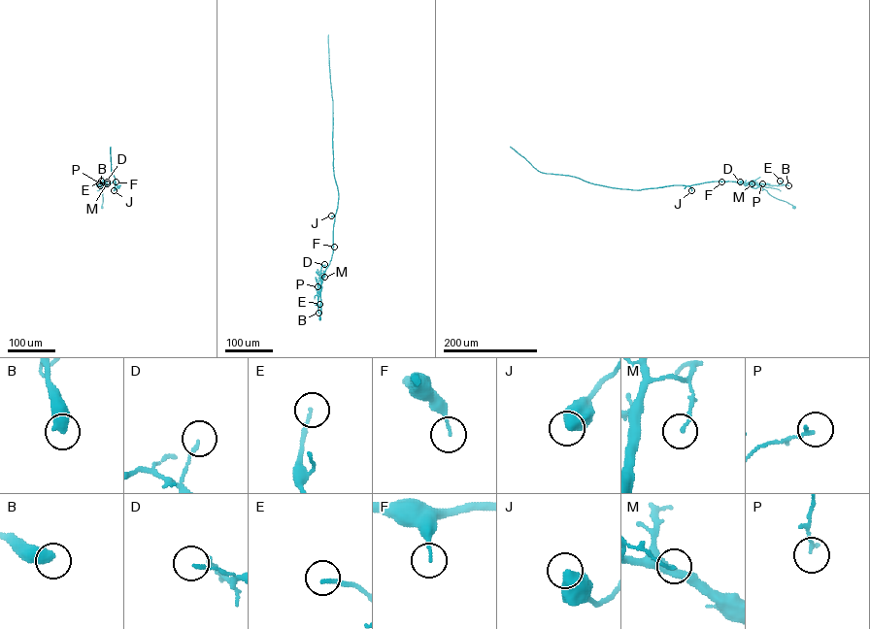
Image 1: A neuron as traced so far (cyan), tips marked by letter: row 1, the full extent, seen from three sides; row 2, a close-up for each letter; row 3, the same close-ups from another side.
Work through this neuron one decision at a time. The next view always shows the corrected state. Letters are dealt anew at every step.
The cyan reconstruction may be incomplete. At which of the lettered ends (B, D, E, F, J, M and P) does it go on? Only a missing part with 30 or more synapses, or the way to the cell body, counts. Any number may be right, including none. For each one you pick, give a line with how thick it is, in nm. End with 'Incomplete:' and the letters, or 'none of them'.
Incomplete: none of them

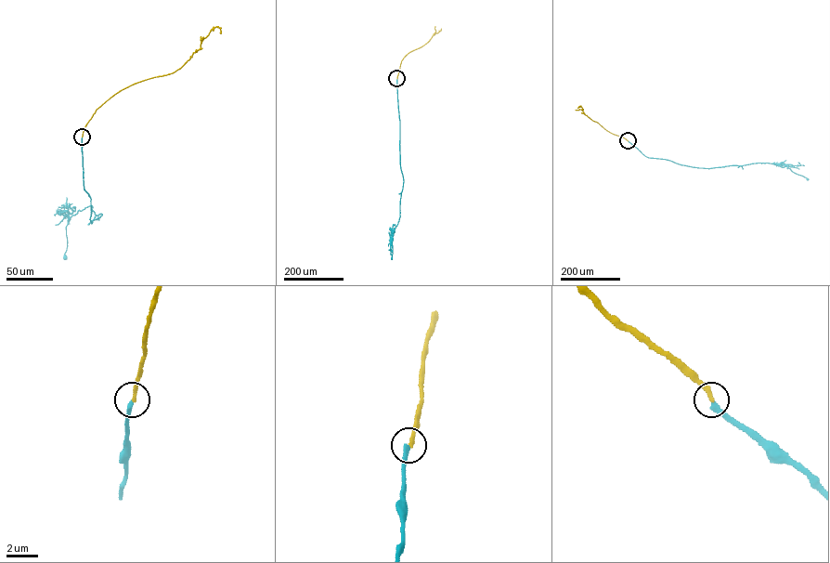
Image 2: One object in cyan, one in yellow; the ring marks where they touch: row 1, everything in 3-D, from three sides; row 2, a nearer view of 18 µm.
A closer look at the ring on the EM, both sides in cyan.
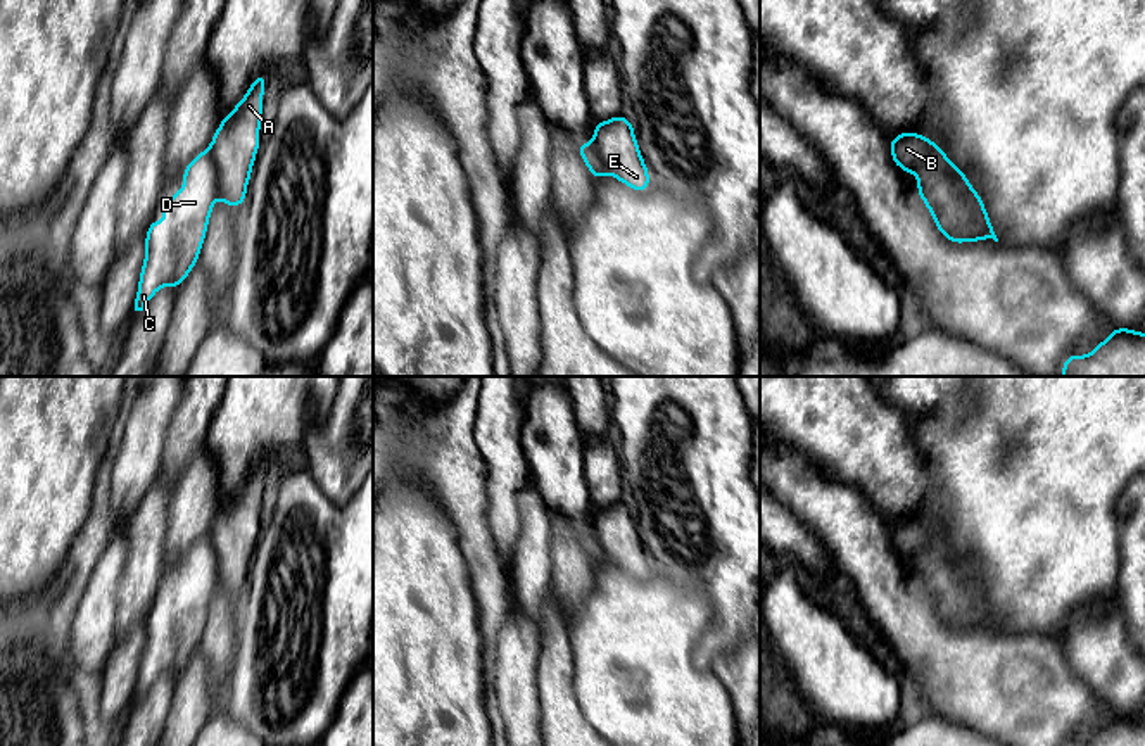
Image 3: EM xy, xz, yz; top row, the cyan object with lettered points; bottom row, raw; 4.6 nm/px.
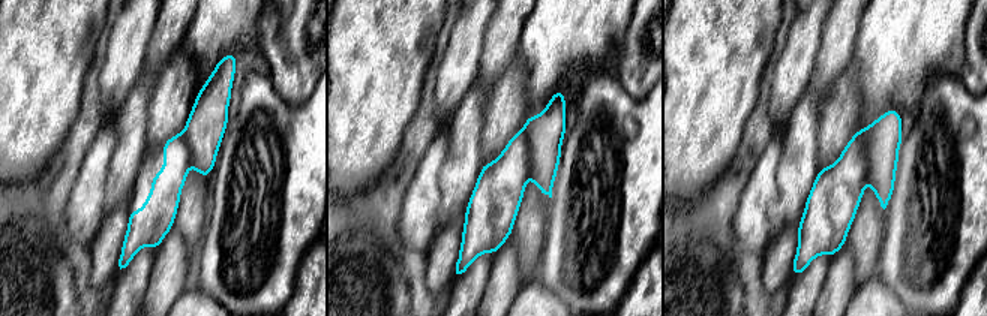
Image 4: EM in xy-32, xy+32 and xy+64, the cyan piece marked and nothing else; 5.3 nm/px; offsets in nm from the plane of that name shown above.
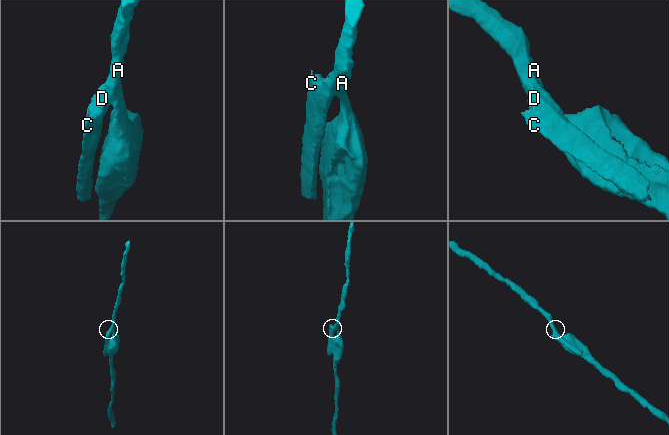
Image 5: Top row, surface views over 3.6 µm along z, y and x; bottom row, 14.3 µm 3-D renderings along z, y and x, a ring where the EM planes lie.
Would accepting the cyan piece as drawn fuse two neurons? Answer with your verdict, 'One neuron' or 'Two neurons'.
Two neurons

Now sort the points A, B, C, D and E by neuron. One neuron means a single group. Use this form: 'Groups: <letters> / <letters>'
Groups: A B E / C D

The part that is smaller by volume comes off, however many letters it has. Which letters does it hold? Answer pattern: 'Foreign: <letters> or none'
Foreign: C, D

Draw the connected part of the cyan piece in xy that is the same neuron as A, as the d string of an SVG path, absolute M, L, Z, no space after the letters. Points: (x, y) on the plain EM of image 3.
M257 461L233 497L221 506L209 539L218 556L218 584L237 596L247 585L254 547L261 532L266 461Z

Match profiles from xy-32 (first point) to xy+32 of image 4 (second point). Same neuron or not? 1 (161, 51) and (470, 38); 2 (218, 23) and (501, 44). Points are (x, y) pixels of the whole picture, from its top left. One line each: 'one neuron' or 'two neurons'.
1: two neurons
2: two neurons

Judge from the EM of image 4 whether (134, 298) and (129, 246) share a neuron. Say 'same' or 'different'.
different

